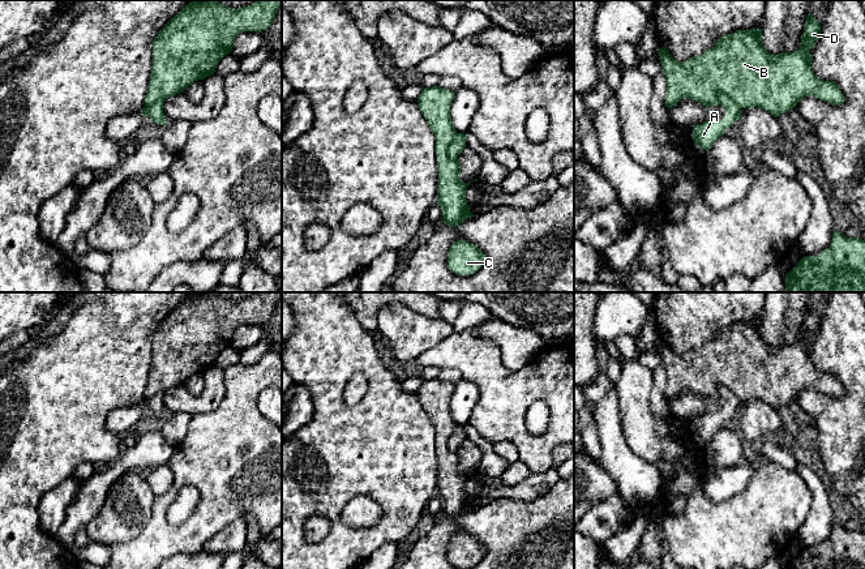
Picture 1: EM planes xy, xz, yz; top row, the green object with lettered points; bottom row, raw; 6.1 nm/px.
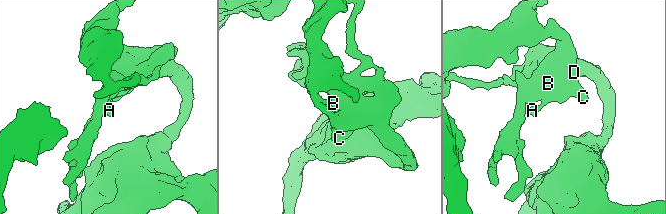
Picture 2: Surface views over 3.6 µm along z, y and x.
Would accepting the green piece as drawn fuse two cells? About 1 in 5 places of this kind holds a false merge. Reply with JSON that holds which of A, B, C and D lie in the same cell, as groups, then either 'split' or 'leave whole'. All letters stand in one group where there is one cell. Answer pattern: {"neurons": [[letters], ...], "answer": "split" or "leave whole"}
{"neurons": [["A"], ["B", "C", "D"]], "answer": "split"}

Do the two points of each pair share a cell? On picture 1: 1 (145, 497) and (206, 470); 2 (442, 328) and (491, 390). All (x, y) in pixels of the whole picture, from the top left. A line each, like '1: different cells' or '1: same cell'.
1: different cells
2: different cells

